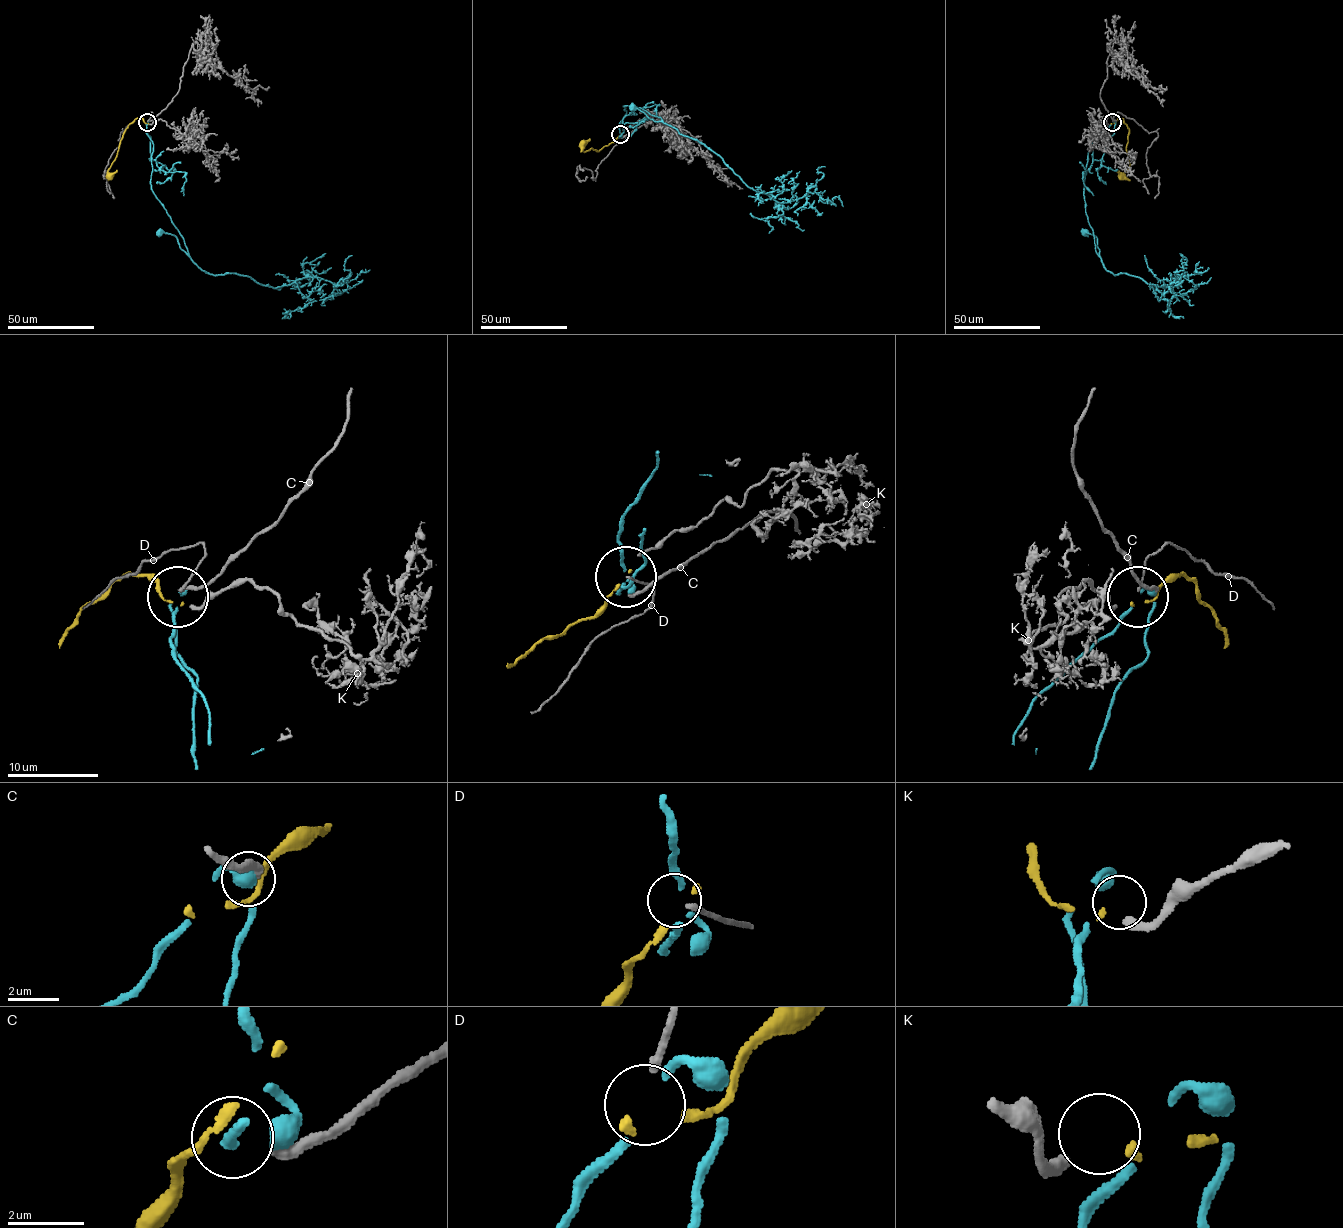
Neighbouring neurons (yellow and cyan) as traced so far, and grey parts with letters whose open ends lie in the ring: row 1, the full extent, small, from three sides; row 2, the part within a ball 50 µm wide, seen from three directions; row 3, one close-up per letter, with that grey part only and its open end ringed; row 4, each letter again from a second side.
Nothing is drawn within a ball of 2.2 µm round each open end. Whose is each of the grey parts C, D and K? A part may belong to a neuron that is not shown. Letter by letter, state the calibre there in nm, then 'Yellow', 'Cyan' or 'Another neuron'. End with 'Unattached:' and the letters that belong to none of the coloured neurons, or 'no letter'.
C: Thickness 320 nm. Another neuron
D: Thickness 240 nm. Another neuron
K: Thickness 320 nm. Yellow
Unattached: C, D

